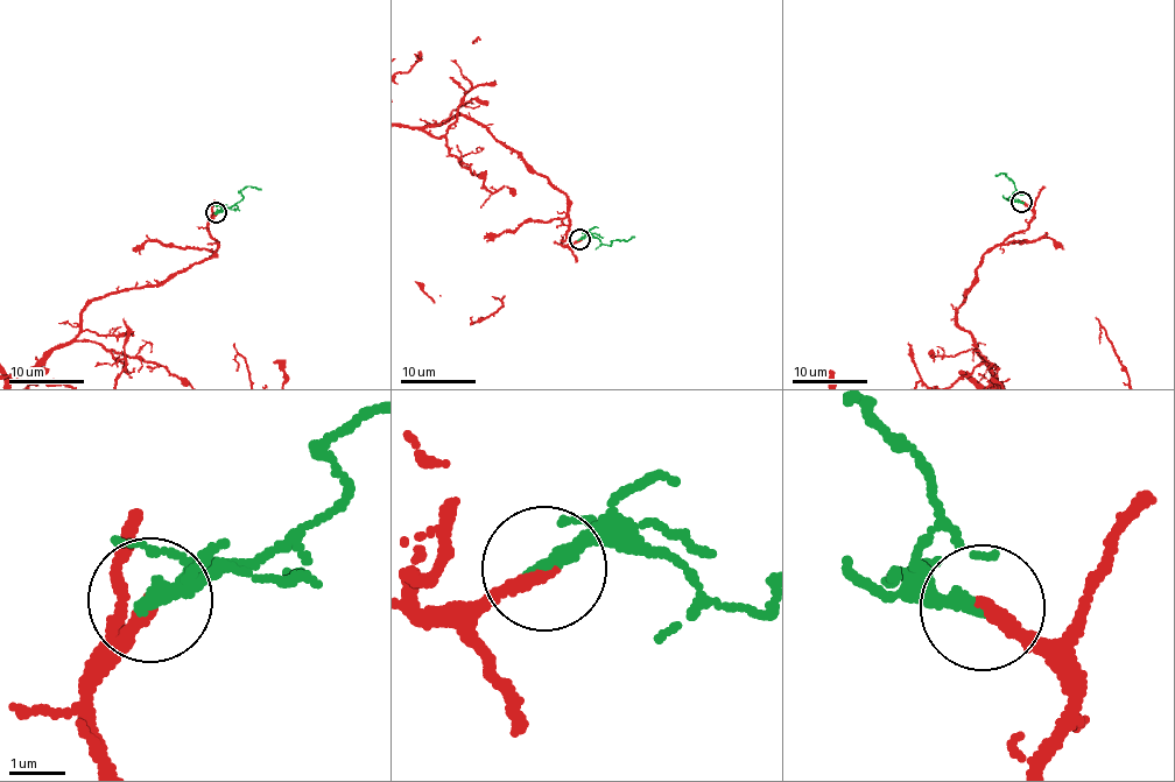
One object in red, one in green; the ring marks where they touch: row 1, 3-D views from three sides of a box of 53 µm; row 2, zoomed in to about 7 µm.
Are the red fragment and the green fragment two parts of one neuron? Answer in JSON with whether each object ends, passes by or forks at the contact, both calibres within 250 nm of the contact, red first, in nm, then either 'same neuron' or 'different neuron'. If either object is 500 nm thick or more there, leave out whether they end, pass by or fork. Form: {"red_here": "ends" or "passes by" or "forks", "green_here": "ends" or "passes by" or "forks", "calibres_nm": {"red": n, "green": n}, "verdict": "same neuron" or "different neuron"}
{"red_here": "ends", "green_here": "ends", "calibres_nm": {"red": 280, "green": 300}, "verdict": "same neuron"}

